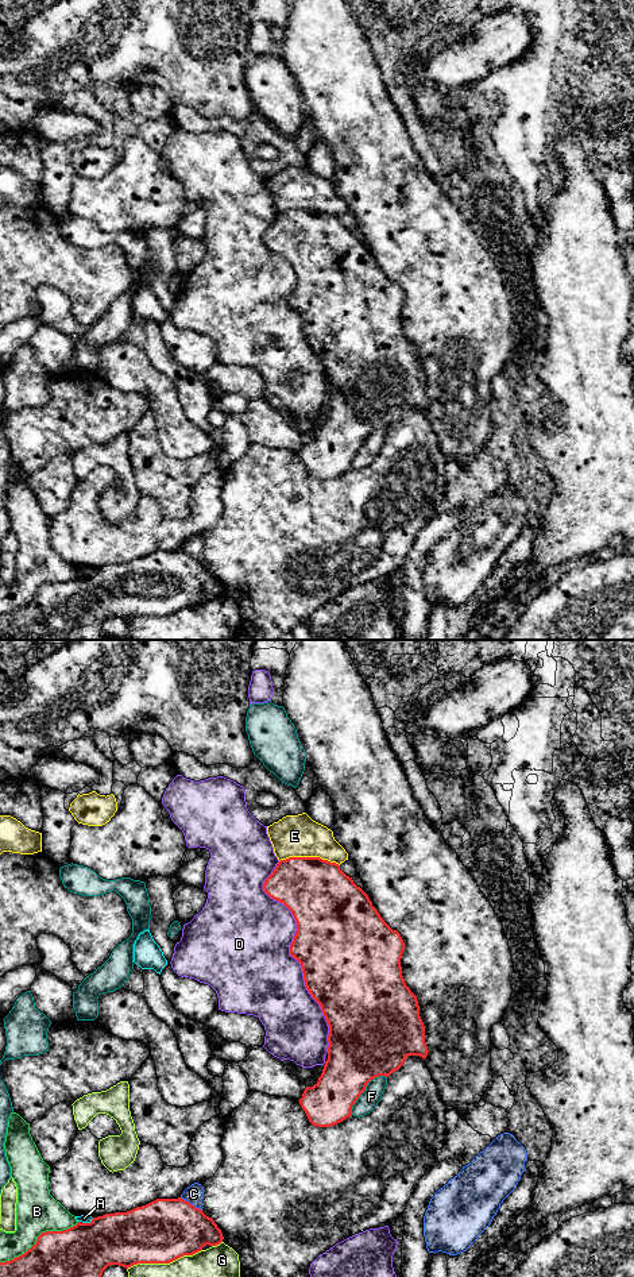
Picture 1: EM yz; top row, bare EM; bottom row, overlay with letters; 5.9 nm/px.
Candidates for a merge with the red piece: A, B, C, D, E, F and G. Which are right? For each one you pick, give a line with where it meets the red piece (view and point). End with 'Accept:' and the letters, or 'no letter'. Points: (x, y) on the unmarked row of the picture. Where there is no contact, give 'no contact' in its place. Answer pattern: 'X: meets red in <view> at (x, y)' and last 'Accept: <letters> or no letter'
Accept: no letter

